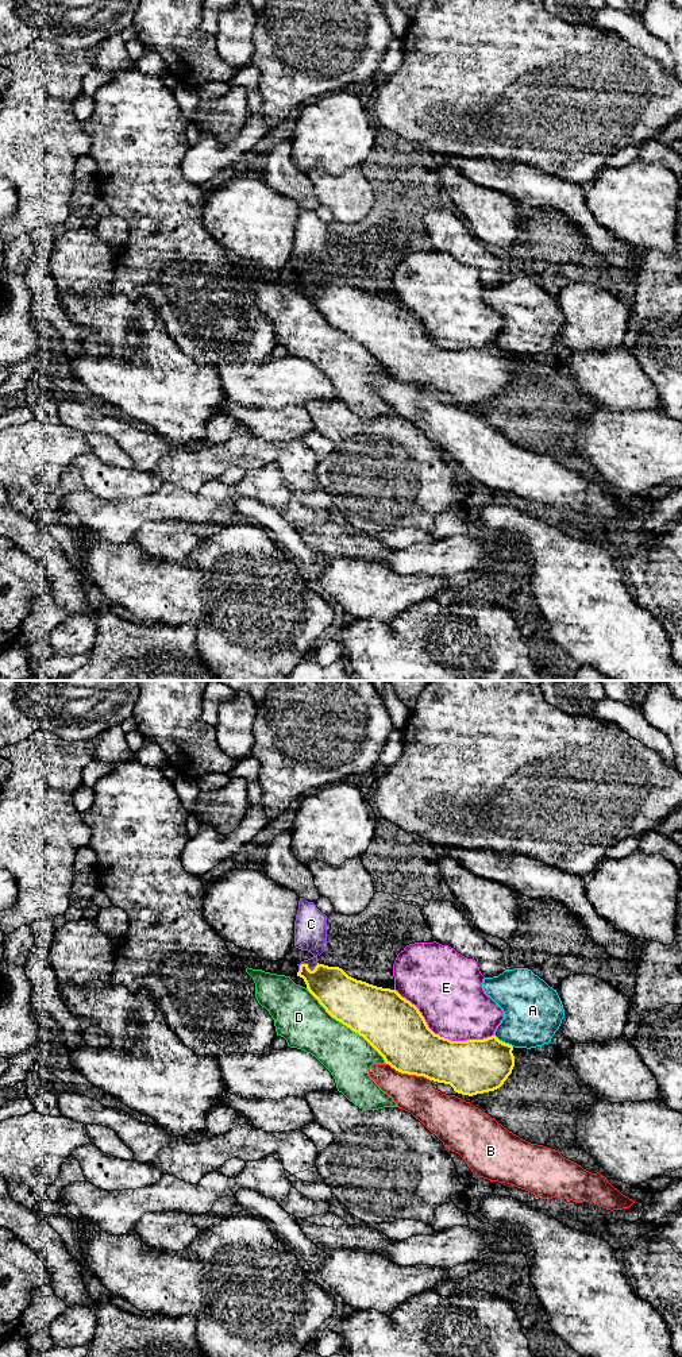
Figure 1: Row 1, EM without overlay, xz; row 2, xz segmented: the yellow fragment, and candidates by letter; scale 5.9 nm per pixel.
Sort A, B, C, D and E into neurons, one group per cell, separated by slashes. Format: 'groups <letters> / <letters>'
groups A / B / C / D / E

